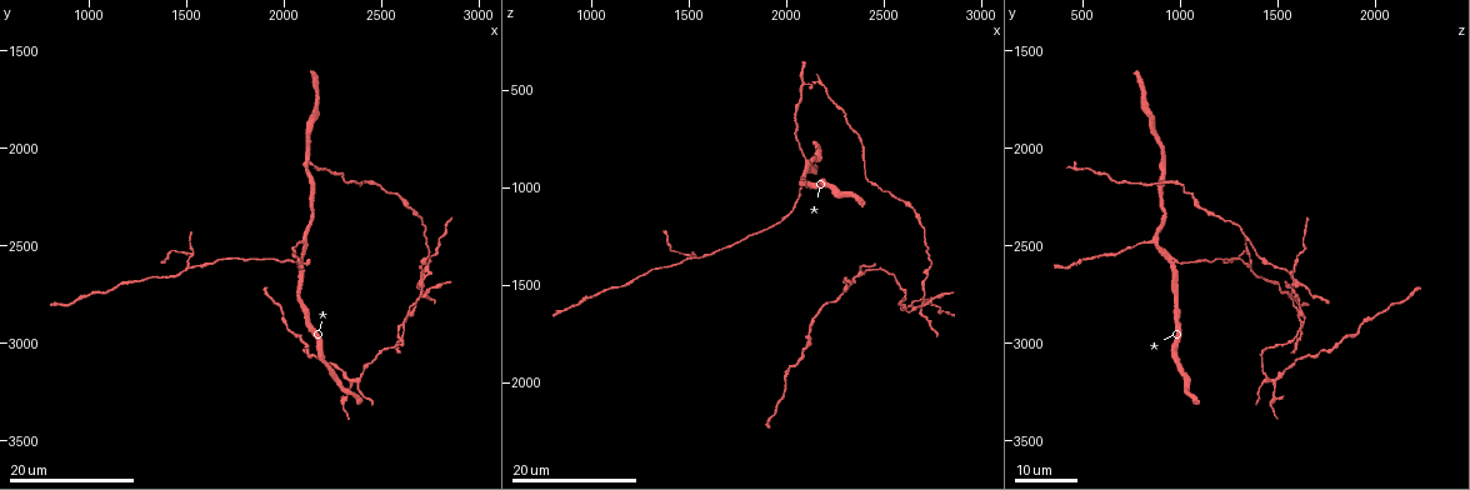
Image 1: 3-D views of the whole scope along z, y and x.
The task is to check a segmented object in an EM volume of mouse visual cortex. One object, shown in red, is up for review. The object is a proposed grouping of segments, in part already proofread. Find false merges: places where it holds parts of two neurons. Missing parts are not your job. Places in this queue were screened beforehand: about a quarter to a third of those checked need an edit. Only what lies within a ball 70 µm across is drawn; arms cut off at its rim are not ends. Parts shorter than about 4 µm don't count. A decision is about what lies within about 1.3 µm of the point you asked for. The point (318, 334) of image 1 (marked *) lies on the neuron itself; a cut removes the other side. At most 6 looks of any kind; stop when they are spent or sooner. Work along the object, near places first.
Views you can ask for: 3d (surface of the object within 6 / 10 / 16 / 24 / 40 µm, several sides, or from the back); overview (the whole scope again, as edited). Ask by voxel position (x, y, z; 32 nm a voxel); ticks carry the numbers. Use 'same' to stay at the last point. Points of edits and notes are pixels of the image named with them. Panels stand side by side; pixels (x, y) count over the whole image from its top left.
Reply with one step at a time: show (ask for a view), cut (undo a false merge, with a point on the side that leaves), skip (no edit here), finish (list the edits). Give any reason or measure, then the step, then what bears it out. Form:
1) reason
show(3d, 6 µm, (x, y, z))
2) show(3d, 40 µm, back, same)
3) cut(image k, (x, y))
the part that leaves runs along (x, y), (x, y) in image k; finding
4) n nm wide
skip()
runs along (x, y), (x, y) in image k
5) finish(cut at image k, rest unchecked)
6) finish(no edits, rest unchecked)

small branch off a trunk
show(3d, 16 µm, (2100, 2470, 870))

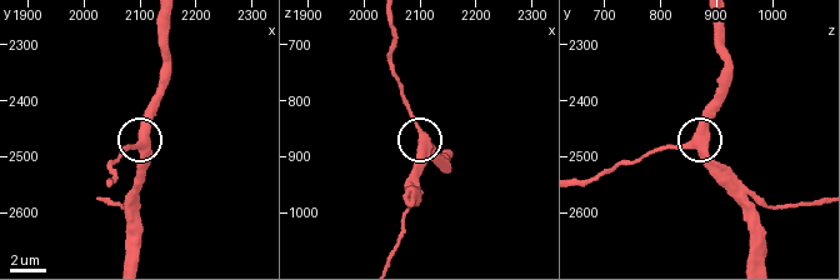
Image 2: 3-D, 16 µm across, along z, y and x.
show(3d, 6 µm, (2100, 2475, 860))

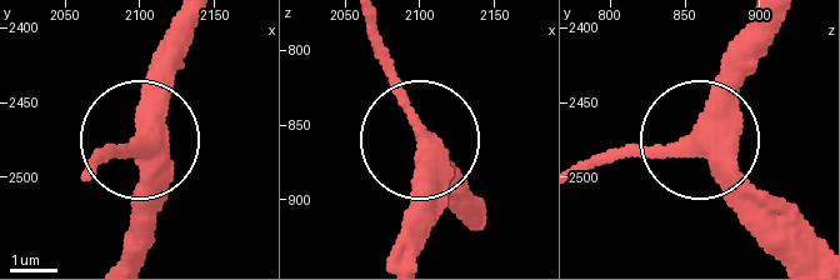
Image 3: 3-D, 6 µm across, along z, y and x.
360 nm wide
skip()
runs along (405, 250), (425, 143), (374, 23) in image 3; all the same neuron

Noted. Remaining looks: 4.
small branch off a trunk
show(3d, 24 µm, (2350, 3210, 1470))

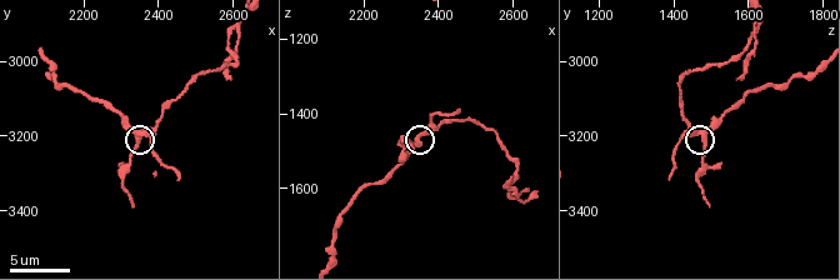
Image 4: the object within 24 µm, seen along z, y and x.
show(3d, 10 µm, (2340, 3200, 1490))

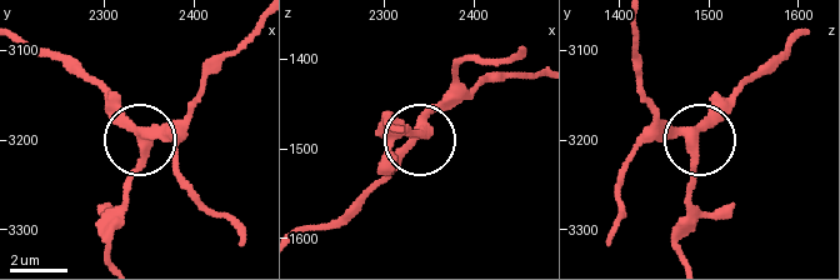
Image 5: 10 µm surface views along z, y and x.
330 nm wide
skip()
runs along (258, 29), (186, 114), (153, 126), (129, 205) in image 5; one neuron here

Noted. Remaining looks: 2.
three-way junction
show(3d, 16 µm, (1500, 2600, 1360))

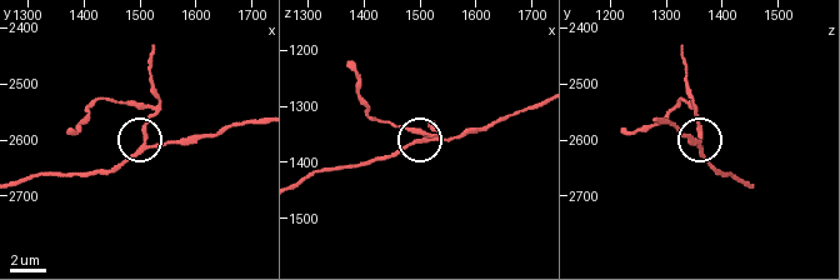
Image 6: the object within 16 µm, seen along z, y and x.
closer look
show(3d, 6 µm, (1510, 2605, 1365))

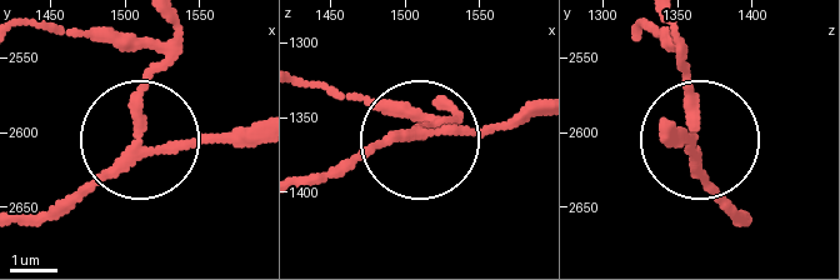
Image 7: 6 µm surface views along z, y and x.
cut(image 7, (151, 69))
the part that leaves runs along (130, 146), (130, 54), (35, 23) in image 7; a second neuron is stuck on

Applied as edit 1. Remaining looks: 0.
finish(cut at image 7, rest unchecked)

